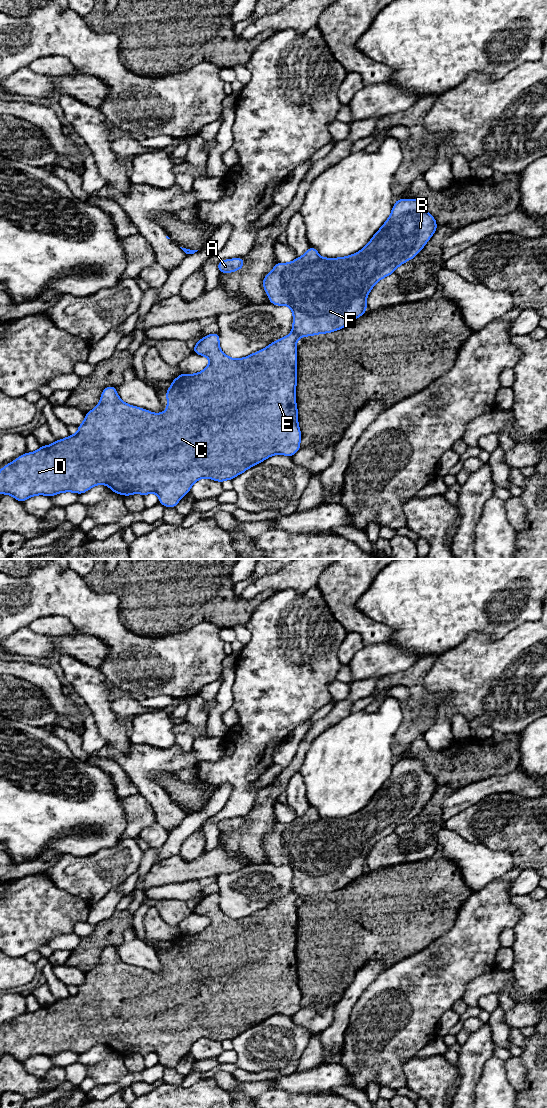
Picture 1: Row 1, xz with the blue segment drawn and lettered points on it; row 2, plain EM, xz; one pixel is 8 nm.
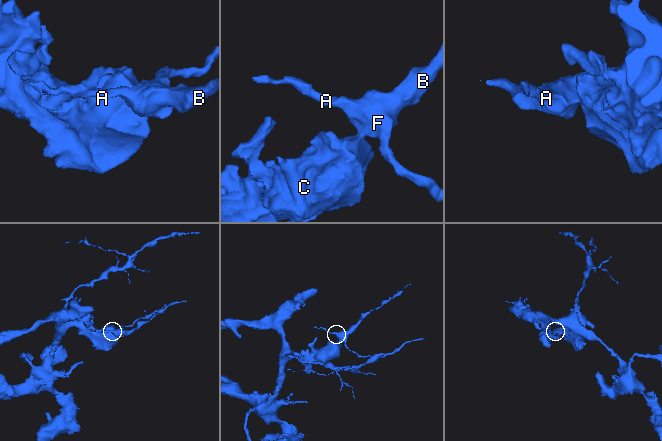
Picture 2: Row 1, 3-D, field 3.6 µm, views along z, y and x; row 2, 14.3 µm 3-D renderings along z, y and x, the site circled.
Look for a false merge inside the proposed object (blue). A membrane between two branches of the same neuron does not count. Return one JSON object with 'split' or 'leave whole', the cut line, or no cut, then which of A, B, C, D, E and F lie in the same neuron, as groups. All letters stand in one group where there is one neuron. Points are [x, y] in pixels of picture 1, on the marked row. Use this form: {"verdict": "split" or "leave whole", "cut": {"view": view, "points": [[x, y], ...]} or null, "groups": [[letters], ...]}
{"verdict": "split", "cut": {"view": "xz", "points": [[292, 332], [300, 336]]}, "groups": [["A", "B", "F"], ["C", "D", "E"]]}

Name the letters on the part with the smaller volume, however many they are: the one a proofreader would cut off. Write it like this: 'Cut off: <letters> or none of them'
Cut off: A, B, F

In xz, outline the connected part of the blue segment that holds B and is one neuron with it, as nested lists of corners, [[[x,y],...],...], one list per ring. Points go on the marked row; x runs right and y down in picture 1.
[[[397,199],[389,218],[359,252],[347,257],[322,258],[317,249],[310,246],[303,256],[290,263],[277,262],[273,270],[263,278],[263,288],[267,292],[269,302],[277,306],[286,305],[292,309],[292,333],[306,337],[337,331],[367,311],[366,298],[374,285],[394,273],[397,267],[413,259],[436,229],[435,218],[426,211],[421,200]]]

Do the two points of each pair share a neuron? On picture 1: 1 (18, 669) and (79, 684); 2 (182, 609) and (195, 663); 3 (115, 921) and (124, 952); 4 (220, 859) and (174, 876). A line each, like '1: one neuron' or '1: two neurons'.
1: two neurons
2: two neurons
3: two neurons
4: one neuron

